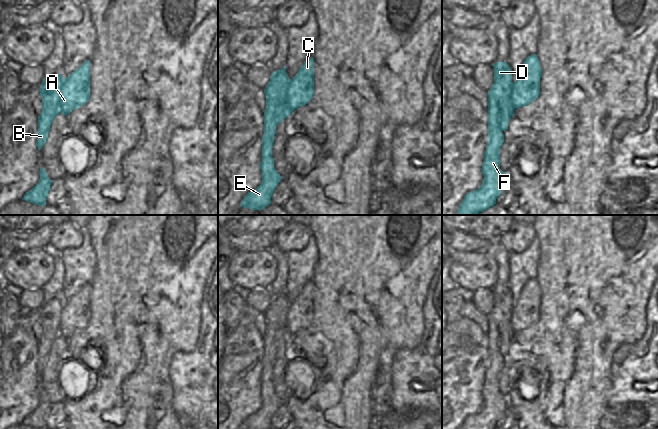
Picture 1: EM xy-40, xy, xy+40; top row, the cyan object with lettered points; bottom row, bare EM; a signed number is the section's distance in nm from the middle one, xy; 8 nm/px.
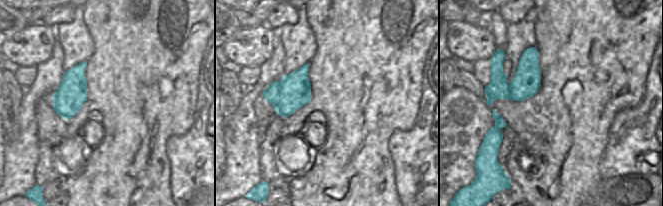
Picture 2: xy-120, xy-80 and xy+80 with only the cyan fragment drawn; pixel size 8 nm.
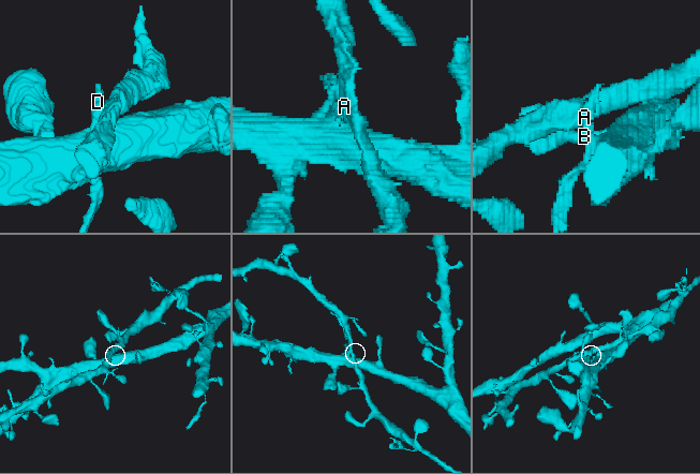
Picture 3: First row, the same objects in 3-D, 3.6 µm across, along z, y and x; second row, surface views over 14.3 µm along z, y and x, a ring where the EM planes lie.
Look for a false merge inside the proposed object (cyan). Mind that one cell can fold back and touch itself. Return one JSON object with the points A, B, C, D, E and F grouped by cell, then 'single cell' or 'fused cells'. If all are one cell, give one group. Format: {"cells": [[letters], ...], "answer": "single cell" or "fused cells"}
{"cells": [["A", "B", "C", "D", "E", "F"]], "answer": "single cell"}

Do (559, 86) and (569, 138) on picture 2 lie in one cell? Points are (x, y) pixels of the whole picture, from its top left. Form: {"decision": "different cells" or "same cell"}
{"decision": "same cell"}

